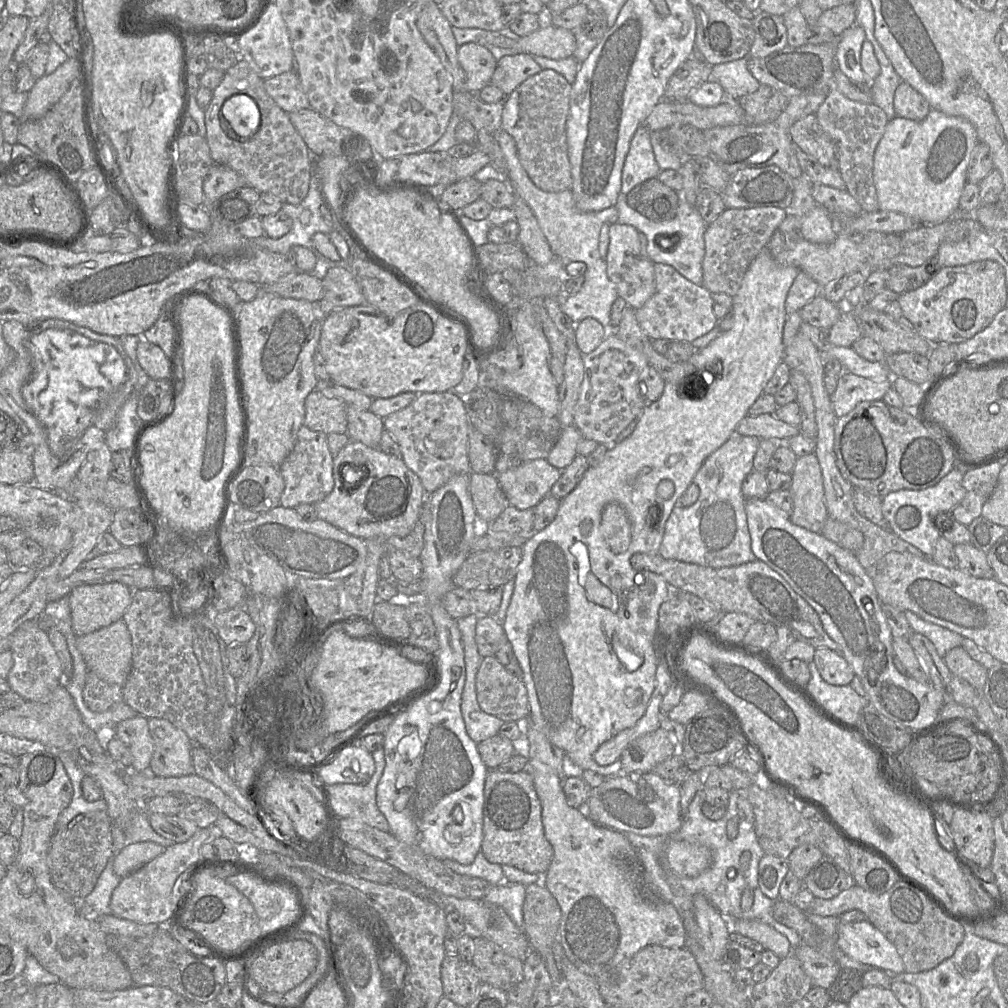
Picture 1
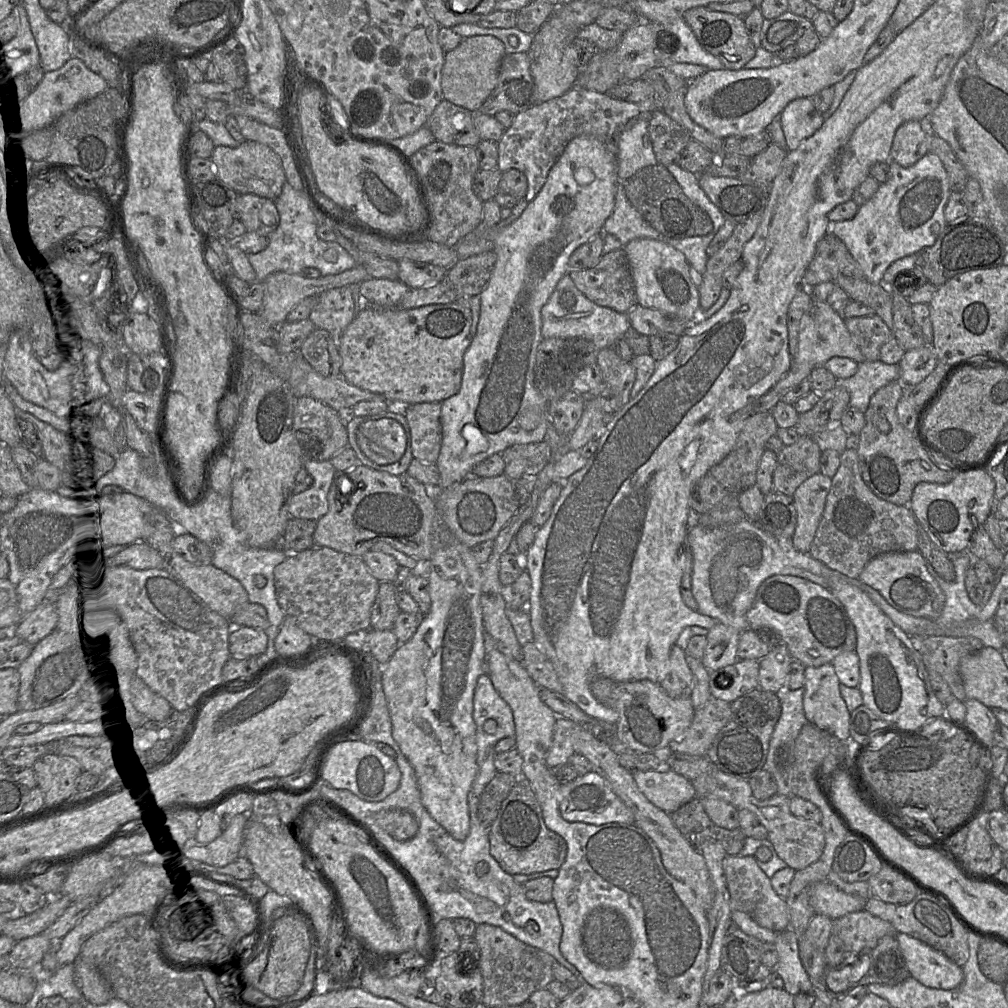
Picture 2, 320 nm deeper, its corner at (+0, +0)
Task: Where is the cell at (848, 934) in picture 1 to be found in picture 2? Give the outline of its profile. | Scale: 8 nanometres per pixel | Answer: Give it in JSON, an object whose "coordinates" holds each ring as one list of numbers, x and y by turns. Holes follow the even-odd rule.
{"coordinates":[[905,933,895,935,910,976,921,984,942,990,957,988,963,981,962,967,945,954]]}

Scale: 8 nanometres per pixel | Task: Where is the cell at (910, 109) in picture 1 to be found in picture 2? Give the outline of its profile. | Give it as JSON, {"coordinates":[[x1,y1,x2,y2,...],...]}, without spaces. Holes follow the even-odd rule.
{"coordinates":[[909,120,896,130,890,158,903,167,910,167,929,152,931,124,926,121]]}

